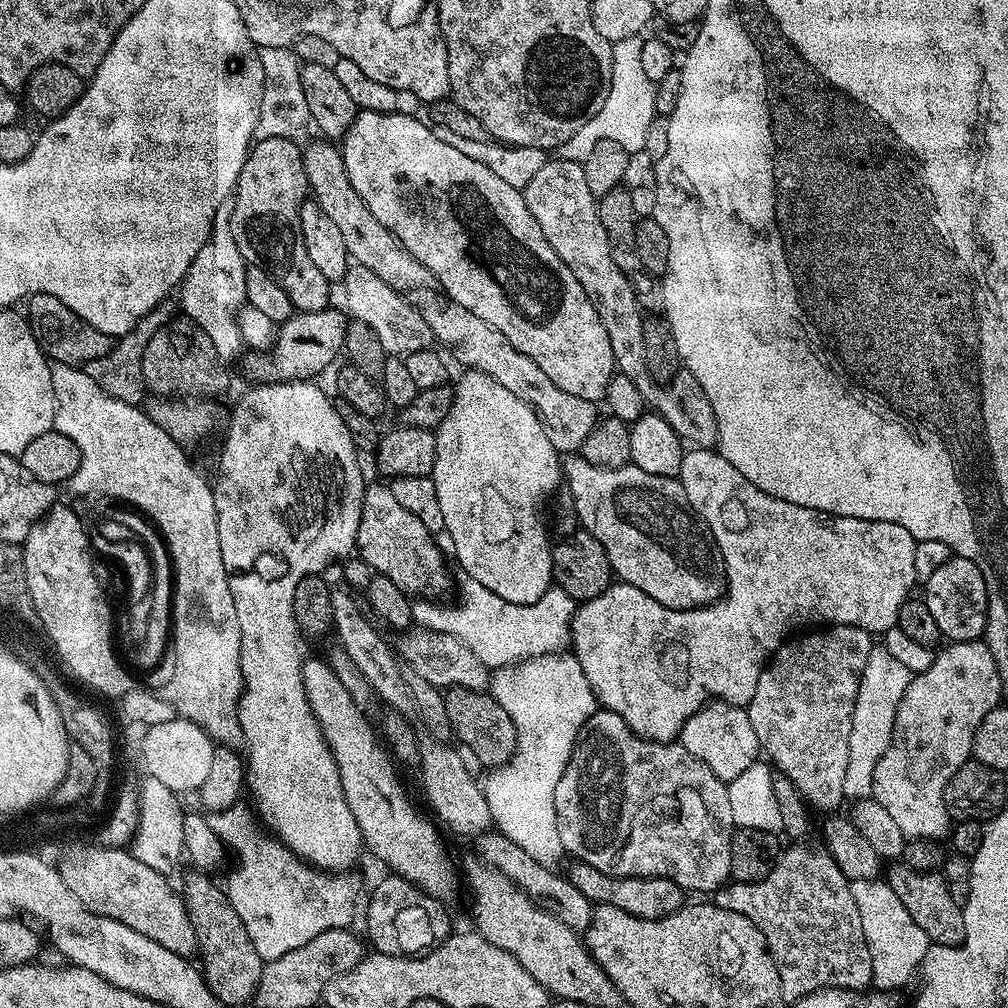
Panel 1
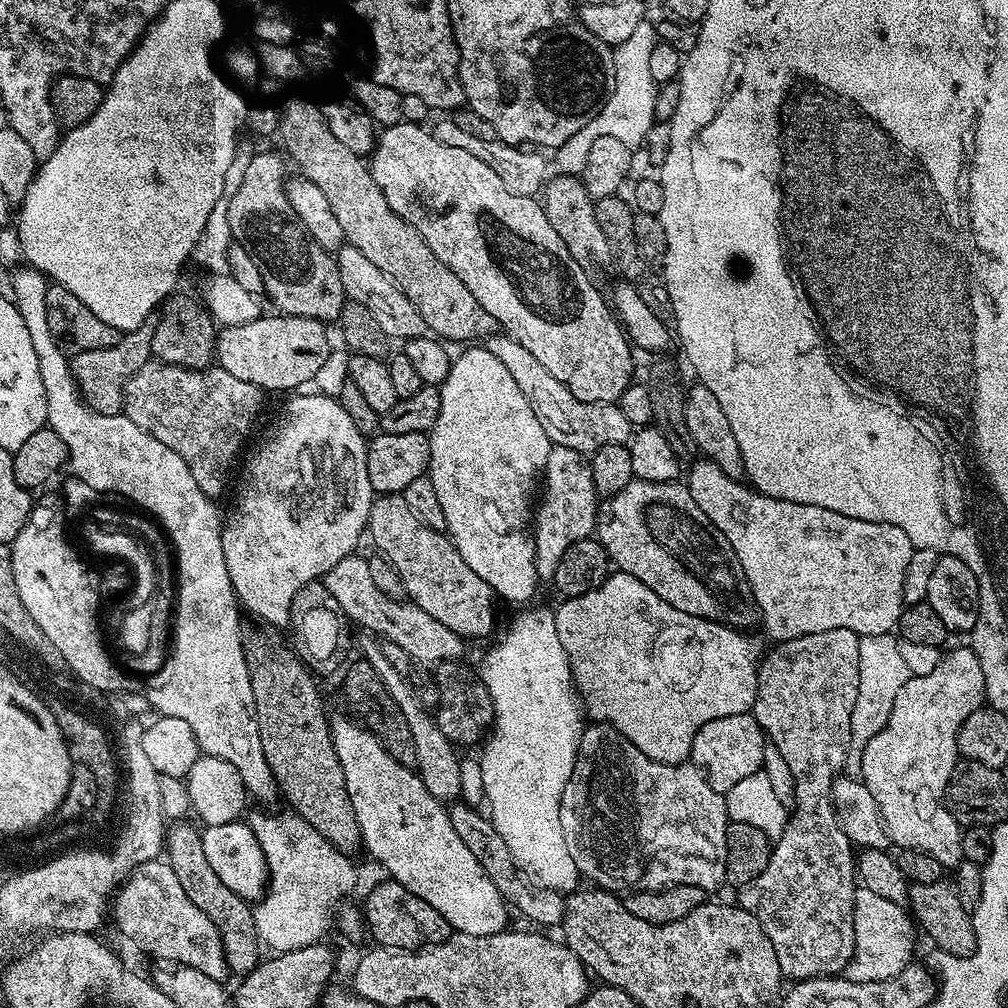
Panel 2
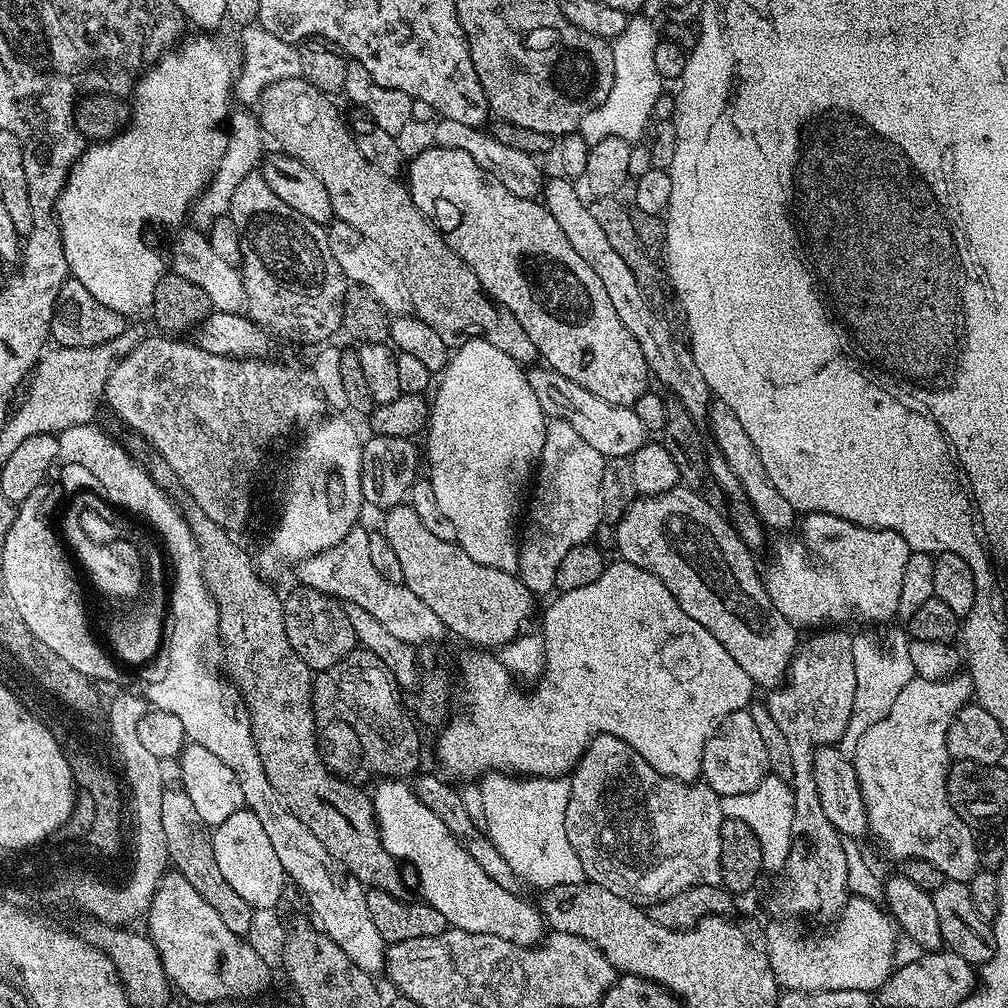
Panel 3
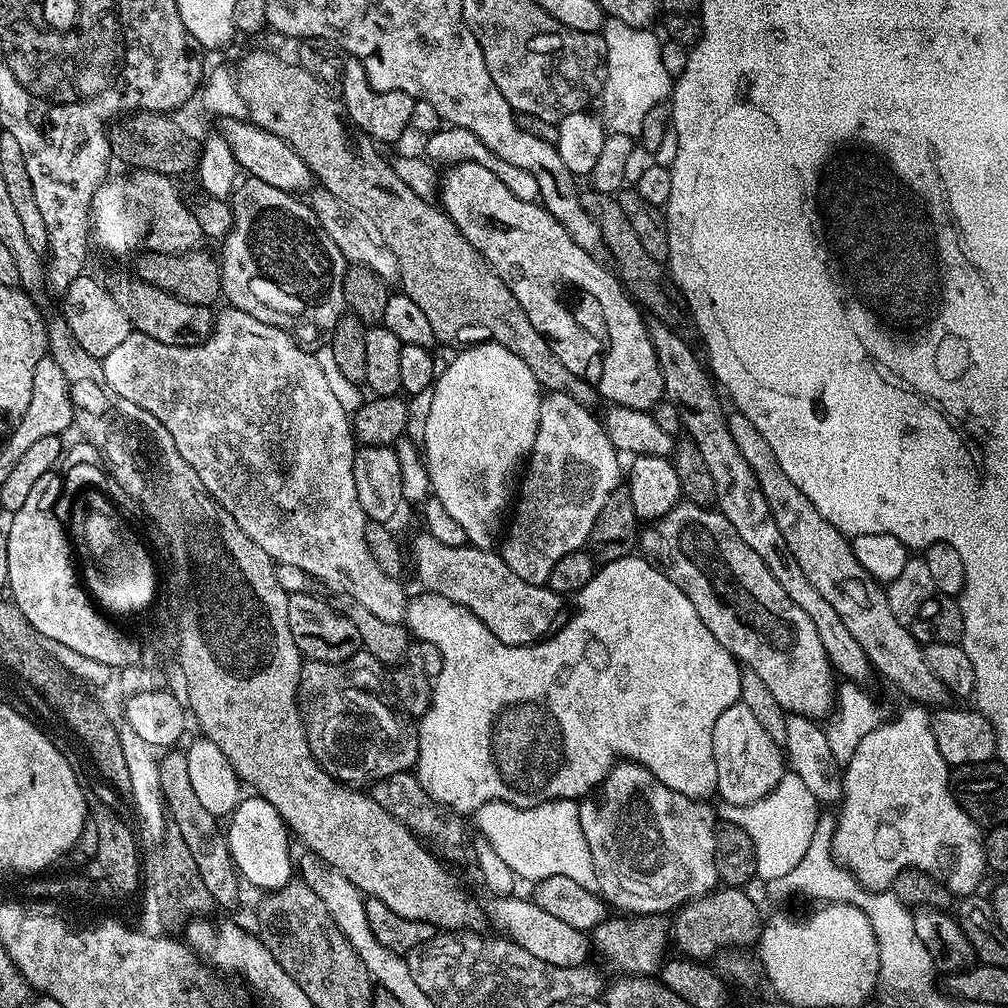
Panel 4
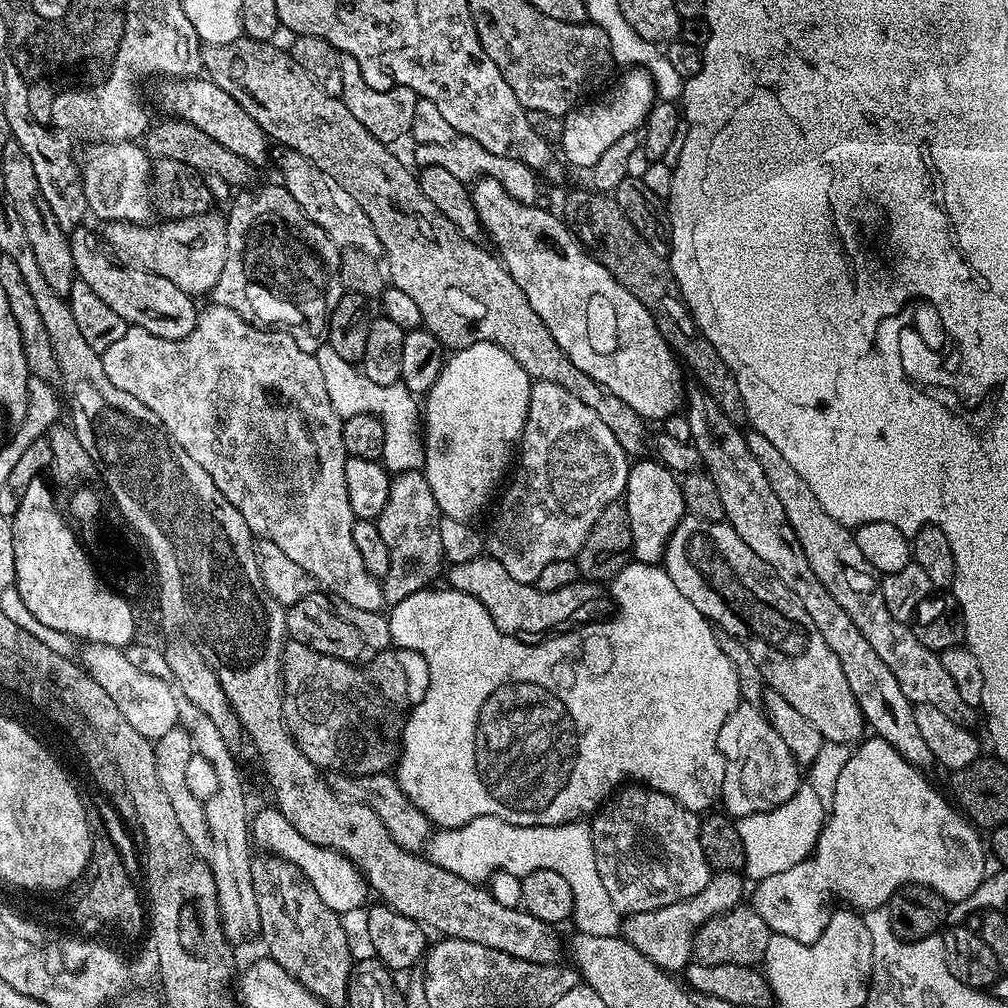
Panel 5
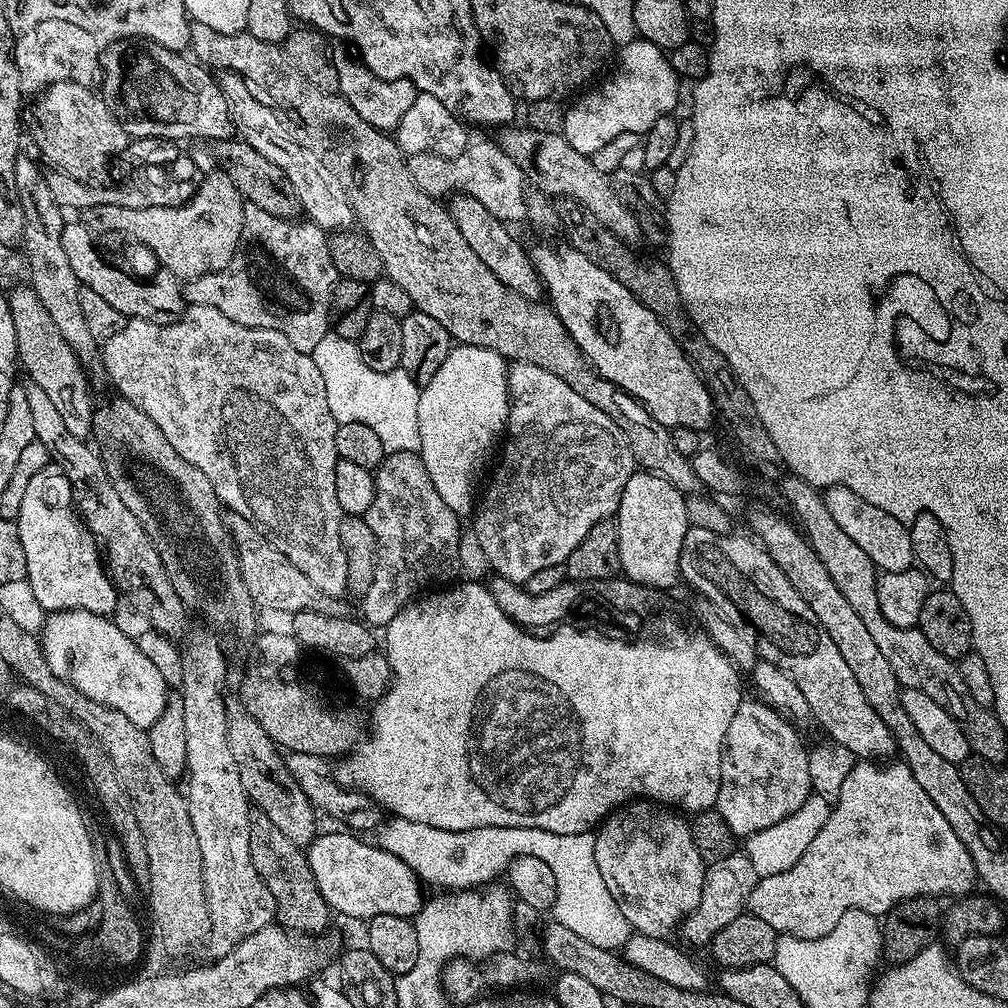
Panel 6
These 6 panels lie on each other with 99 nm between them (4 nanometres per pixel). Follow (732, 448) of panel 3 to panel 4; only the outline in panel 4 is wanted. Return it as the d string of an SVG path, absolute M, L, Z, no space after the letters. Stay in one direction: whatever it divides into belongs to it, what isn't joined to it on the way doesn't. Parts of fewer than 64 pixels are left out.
M735 410L729 411L727 418L730 435L734 438L734 443L738 446L742 458L746 458L746 462L750 462L750 470L754 470L754 478L758 478L758 486L762 486L766 506L770 508L770 514L774 518L778 530L782 530L782 538L786 538L787 551L796 559L798 566L802 566L802 574L806 574L810 586L814 586L814 590L818 590L818 594L822 594L822 598L826 598L826 602L830 602L830 606L834 606L842 626L846 626L846 630L850 630L850 634L854 634L858 646L862 646L873 669L877 673L881 672L902 695L909 696L907 698L909 701L921 706L947 705L950 693L946 690L946 686L942 686L942 682L938 682L938 678L934 678L934 674L930 674L930 666L926 666L924 658L924 649L914 639L911 631L905 624L898 622L898 618L894 618L894 614L890 614L887 591L873 580L868 575L868 571L858 562L849 537L834 526L830 526L830 522L826 522L826 518L822 514L818 514L818 510L814 510L814 506L806 498L806 494L802 494L802 490L798 490L798 486L794 486L794 482L790 482L790 478L786 478L786 474L782 474L782 466L778 466L778 458L774 458L774 450L770 450L770 442L766 442L766 438L762 438L762 434L758 434L758 430L754 426L754 422L750 422L750 418L746 418L741 412Z

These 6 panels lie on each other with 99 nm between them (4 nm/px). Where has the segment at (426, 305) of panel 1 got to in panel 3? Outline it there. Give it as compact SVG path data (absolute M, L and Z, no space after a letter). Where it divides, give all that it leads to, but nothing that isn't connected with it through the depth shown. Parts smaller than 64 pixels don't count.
M547 366L529 367L527 373L530 390L534 390L534 395L538 397L538 402L544 407L545 413L559 414L568 420L570 426L574 426L574 430L578 430L578 434L582 434L582 438L590 442L590 446L594 446L594 450L598 450L598 454L602 454L605 458L613 456L631 458L649 439L649 432L644 429L638 414L634 414L631 406L606 402L598 398L598 394L590 394L590 390L578 386L578 382L553 372Z

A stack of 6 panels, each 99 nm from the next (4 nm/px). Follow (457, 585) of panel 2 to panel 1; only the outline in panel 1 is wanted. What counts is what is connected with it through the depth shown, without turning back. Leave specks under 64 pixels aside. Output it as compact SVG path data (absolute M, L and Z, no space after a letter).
M369 483L364 489L364 505L362 506L362 518L358 522L358 534L356 535L355 551L359 559L368 565L373 573L390 578L394 586L404 589L405 592L416 598L440 598L450 584L448 568L444 565L444 556L440 548L435 544L434 533L426 530L410 510L405 510L394 498L391 487L385 484Z

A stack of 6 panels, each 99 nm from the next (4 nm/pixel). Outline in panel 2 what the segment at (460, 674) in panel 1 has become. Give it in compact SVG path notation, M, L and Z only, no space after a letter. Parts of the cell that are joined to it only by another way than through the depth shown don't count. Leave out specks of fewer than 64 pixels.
M353 554L342 558L338 566L334 566L322 577L322 582L330 590L330 594L334 594L338 606L342 606L353 625L361 624L362 627L377 632L372 633L377 637L402 646L406 654L415 658L417 665L435 666L443 660L458 660L465 655L465 641L454 630L442 626L438 618L430 618L426 610L407 599L395 600L382 594L382 590L374 586L374 578L370 578L370 566L363 555L360 557L360 554Z

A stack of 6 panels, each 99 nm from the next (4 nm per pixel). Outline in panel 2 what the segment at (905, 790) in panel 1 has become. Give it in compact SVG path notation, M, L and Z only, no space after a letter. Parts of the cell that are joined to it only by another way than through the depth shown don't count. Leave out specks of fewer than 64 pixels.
M971 647L956 648L949 656L948 653L941 655L938 666L934 666L932 673L910 676L894 699L893 710L886 726L870 738L862 754L860 776L870 793L874 794L889 841L893 845L896 844L897 849L909 848L938 858L945 870L955 869L964 859L962 826L946 803L950 774L960 756L956 745L958 730L962 722L966 722L966 718L970 718L970 714L974 714L974 710L981 708L984 703L982 662L978 662Z

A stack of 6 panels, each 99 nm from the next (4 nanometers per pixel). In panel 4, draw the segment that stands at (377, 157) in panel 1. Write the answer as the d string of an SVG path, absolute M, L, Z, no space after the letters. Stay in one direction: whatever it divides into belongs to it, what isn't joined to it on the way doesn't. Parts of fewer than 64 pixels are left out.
M467 160L451 165L445 172L438 191L443 212L454 222L462 238L478 250L488 267L502 278L502 282L506 282L510 294L518 298L518 306L526 310L526 318L530 318L534 327L552 345L558 362L593 385L603 399L605 396L609 400L609 405L643 412L651 410L664 394L662 374L654 346L648 340L645 319L640 318L641 309L630 299L619 279L609 269L608 273L593 253L582 250L572 241L564 225L559 224L543 204L510 194L510 190L506 190L490 170L486 170L486 166Z

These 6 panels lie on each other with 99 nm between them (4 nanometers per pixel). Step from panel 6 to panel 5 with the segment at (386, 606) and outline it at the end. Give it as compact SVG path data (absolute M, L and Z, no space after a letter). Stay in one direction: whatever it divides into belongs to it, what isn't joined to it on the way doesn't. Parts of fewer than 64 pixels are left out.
M423 471L397 472L392 476L390 498L386 498L386 506L382 506L382 514L375 521L378 534L382 534L382 539L386 541L386 550L390 550L390 570L386 570L382 577L385 605L402 602L402 598L435 585L439 576L441 579L446 568L441 519L434 490L430 490L430 482L426 482Z

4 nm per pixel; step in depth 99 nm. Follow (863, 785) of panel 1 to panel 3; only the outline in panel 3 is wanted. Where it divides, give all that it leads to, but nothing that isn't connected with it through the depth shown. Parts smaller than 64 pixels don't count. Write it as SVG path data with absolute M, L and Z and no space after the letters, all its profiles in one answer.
M905 631L894 633L884 644L874 635L864 632L852 636L851 650L854 655L855 690L851 716L842 738L836 745L842 756L851 759L857 750L858 740L862 734L877 722L886 718L899 691L915 679L913 663L910 661L909 636Z

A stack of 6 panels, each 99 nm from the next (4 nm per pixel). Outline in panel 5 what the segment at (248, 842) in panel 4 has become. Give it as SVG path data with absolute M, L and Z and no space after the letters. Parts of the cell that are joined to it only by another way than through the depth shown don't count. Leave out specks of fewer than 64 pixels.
M269 806L269 808L262 809L257 816L255 813L250 820L250 836L255 843L257 840L264 847L261 849L298 866L298 870L302 870L302 874L306 874L310 886L314 886L314 890L318 890L322 902L326 902L326 906L330 906L330 910L347 914L347 912L354 911L355 908L362 907L361 909L363 909L369 903L368 881L364 879L356 864L332 848L323 848L302 838L302 834L298 834L298 830L294 830L294 826L290 826L290 822L286 822L286 818L281 814L279 808Z

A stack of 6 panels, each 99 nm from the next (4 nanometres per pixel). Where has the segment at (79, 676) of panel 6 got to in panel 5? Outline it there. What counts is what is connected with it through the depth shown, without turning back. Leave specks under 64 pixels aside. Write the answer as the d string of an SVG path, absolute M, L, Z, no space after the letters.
M85 643L83 648L83 667L92 673L98 686L102 686L106 694L114 698L114 703L117 704L118 710L122 710L126 722L130 722L130 726L134 726L138 734L154 742L162 738L162 734L166 734L171 728L177 727L179 720L176 719L180 716L181 701L169 681L150 678L150 674L142 674L142 670L137 670L131 662L126 662L123 651L114 646Z

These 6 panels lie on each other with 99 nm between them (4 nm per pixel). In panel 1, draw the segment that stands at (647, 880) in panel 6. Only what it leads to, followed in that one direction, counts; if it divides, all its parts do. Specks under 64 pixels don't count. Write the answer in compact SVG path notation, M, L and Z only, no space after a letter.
M598 710L580 728L579 734L572 747L570 762L566 762L566 770L562 778L558 778L558 786L554 786L554 810L558 822L558 834L562 838L565 853L575 858L579 863L594 866L602 874L611 876L664 876L673 880L679 888L692 892L715 893L717 888L723 888L729 883L732 871L730 870L730 854L732 853L732 833L734 825L730 814L730 798L725 781L719 780L712 773L710 766L706 766L690 750L686 750L679 742L660 744L657 740L644 740L626 726L626 722L618 714L607 710Z

